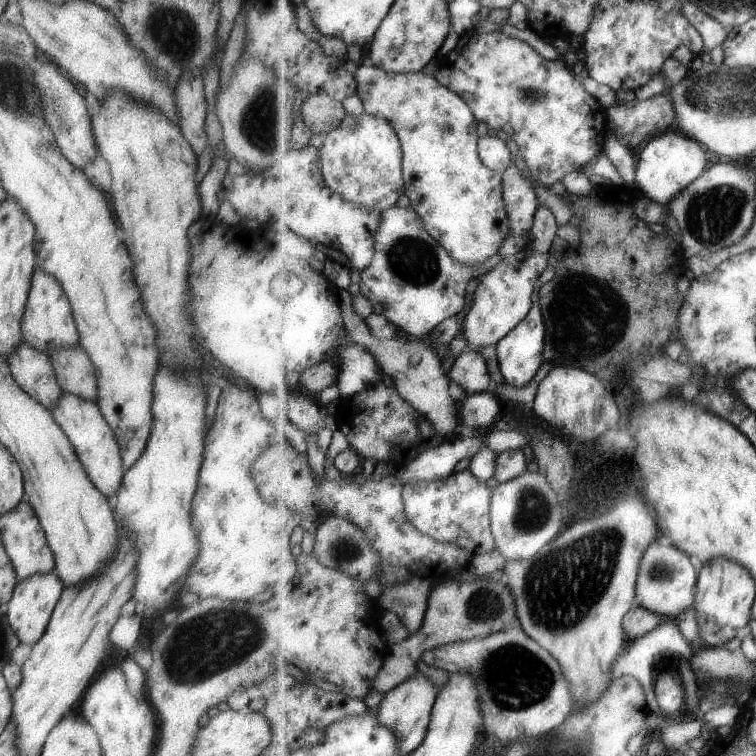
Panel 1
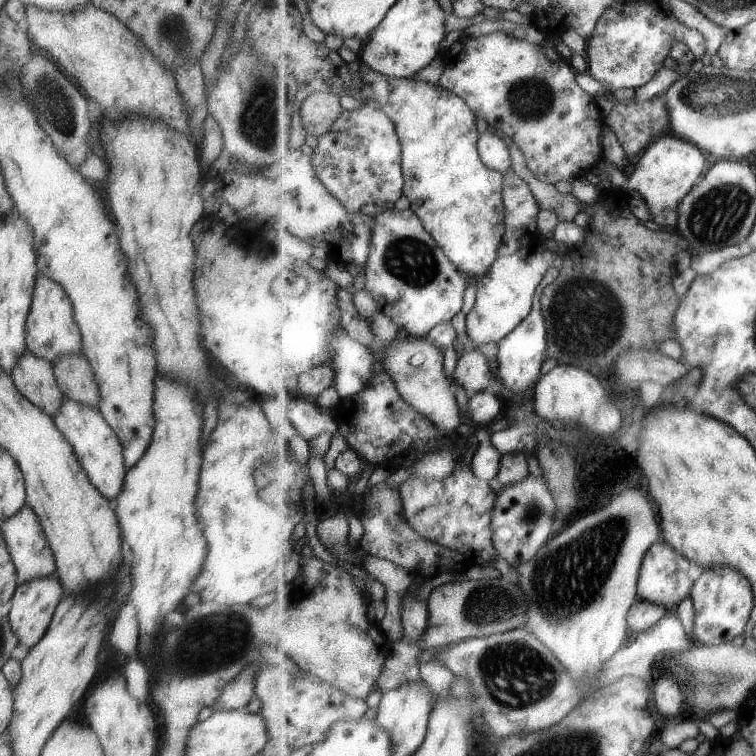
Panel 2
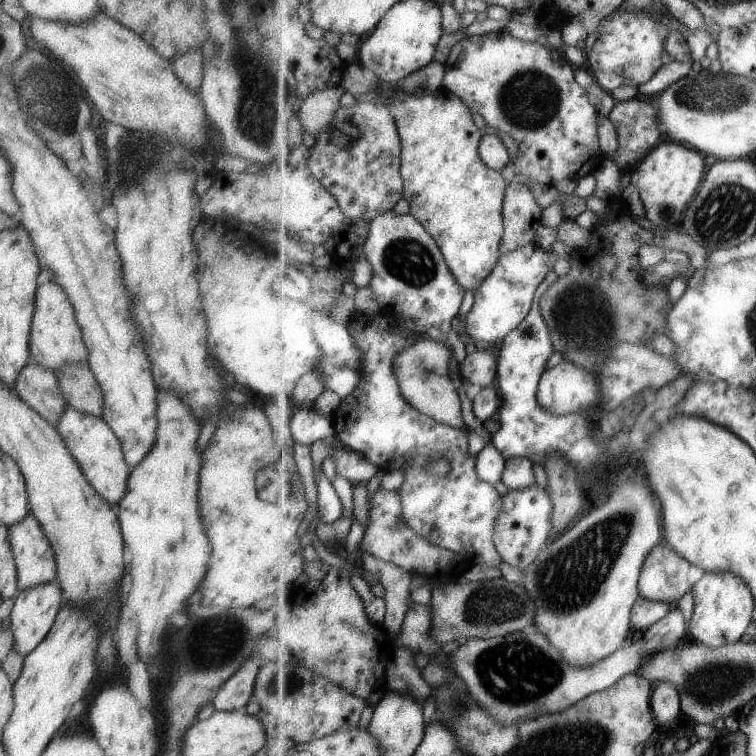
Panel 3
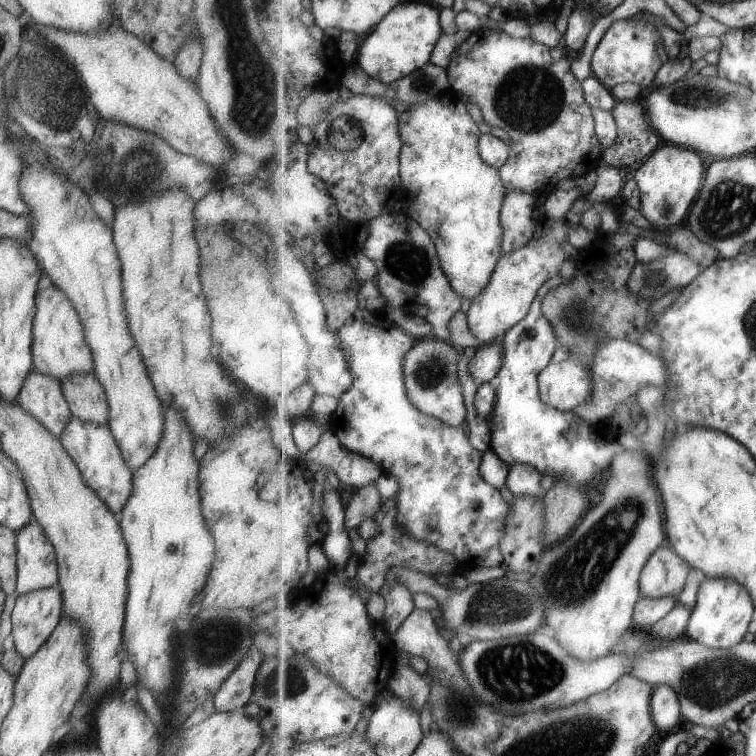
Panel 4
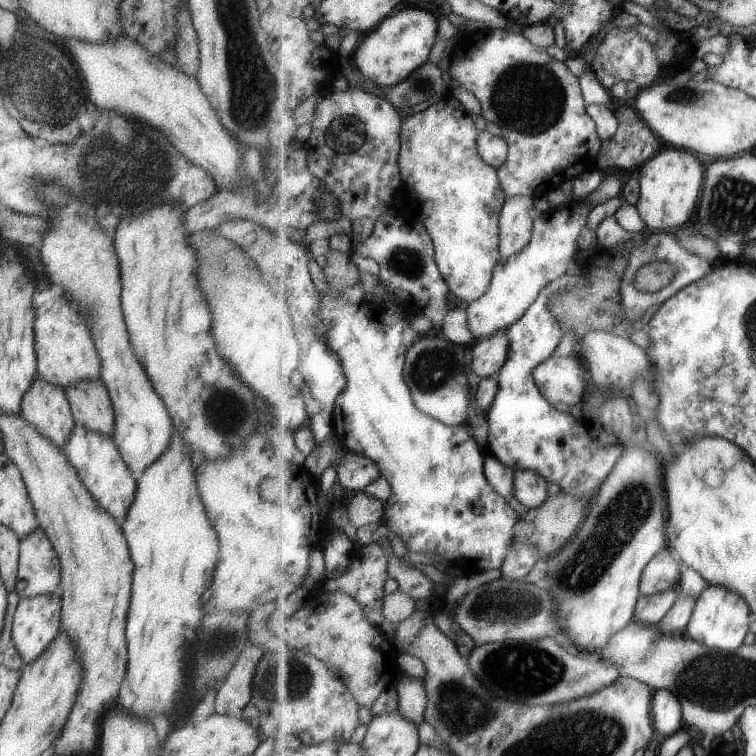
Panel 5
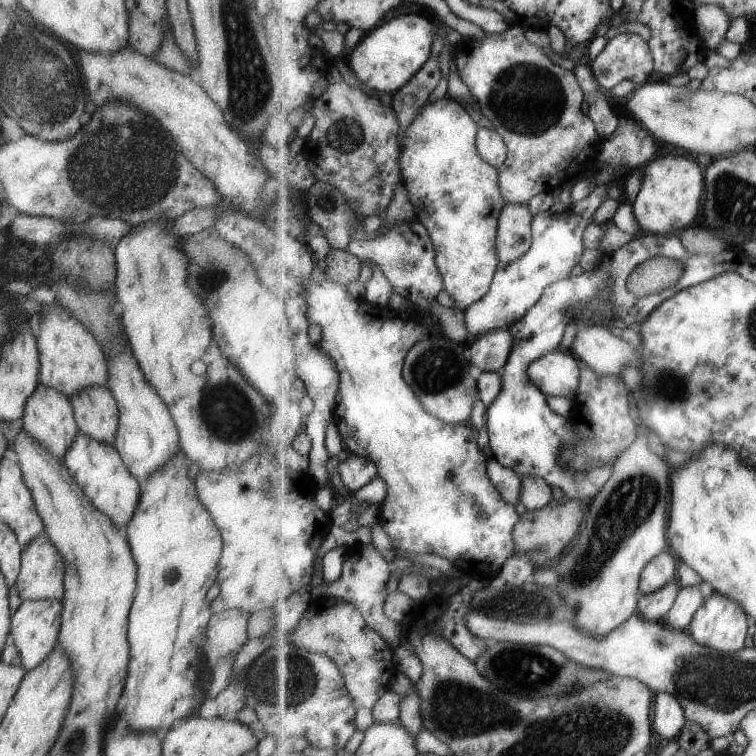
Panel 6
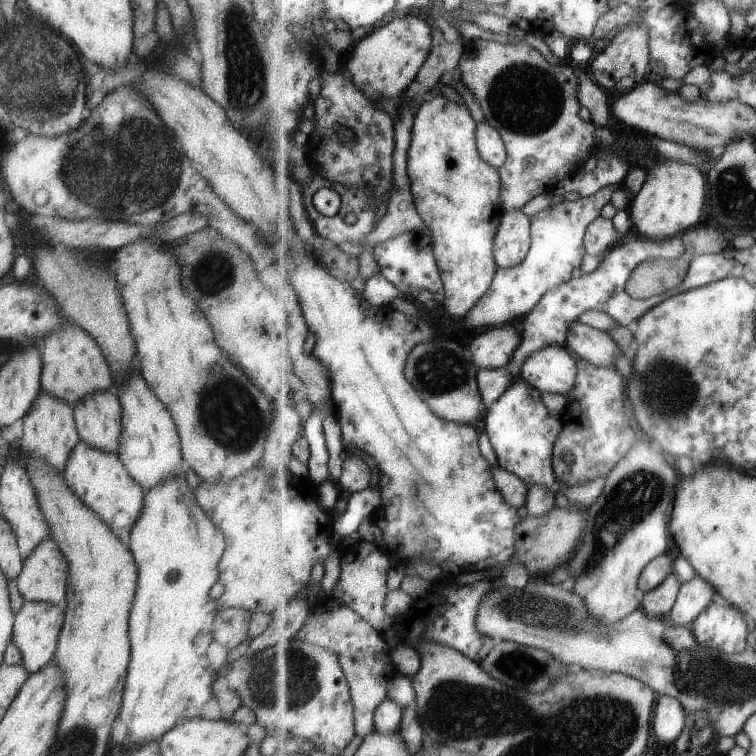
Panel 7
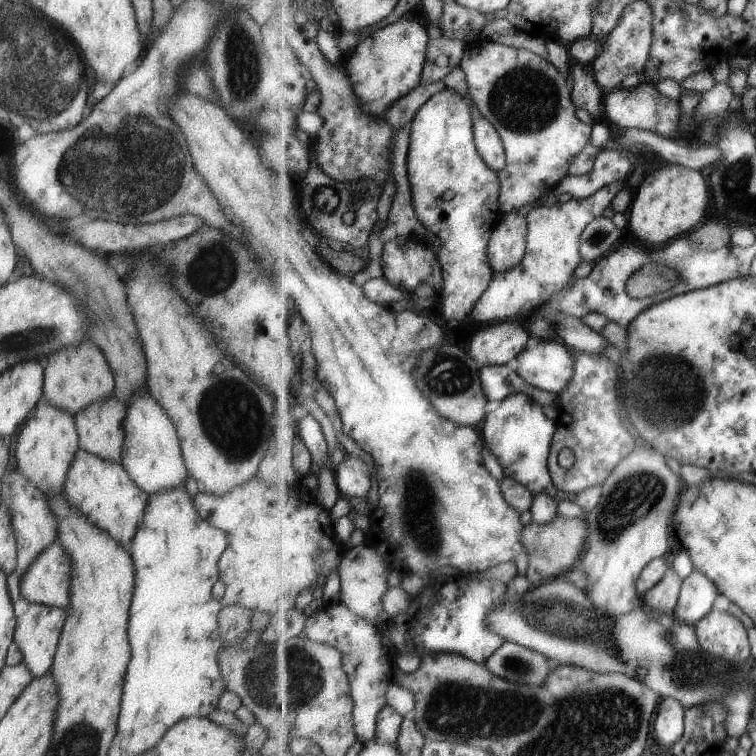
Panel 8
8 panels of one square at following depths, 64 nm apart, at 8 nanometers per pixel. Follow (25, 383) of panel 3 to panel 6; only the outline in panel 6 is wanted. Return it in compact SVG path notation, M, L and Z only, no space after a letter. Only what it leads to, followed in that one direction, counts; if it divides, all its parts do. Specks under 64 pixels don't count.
M39 383L25 401L23 410L21 419L24 432L31 439L35 439L39 444L42 444L42 447L51 452L54 458L61 459L78 431L69 399L60 392Z

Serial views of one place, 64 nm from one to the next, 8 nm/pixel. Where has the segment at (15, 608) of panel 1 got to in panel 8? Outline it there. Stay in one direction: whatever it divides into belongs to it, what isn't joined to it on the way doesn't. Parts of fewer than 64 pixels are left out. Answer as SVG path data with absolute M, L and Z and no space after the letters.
M29 603L26 609L16 617L15 630L12 636L13 643L21 651L22 663L28 668L32 677L44 675L50 670L60 630L66 616L65 608Z

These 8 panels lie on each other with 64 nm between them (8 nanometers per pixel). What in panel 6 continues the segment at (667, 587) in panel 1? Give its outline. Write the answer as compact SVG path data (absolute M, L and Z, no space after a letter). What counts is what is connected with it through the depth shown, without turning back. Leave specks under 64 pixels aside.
M665 550L649 562L642 572L640 582L641 595L657 592L671 579L677 579L680 564L678 559Z

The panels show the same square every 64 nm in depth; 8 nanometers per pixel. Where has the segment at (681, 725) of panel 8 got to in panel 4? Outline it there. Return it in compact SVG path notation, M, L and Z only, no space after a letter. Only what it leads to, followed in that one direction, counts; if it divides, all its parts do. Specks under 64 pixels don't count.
M669 685L657 686L652 696L652 711L657 728L665 734L678 728L683 716L677 690Z

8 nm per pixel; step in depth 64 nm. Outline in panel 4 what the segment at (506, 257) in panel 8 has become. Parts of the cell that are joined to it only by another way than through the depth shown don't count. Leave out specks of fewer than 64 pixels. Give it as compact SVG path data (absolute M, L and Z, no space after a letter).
M521 189L508 191L501 211L501 222L504 228L504 239L502 240L502 251L512 253L523 248L536 235L539 218L543 218L545 212L539 206L539 200L532 193Z

